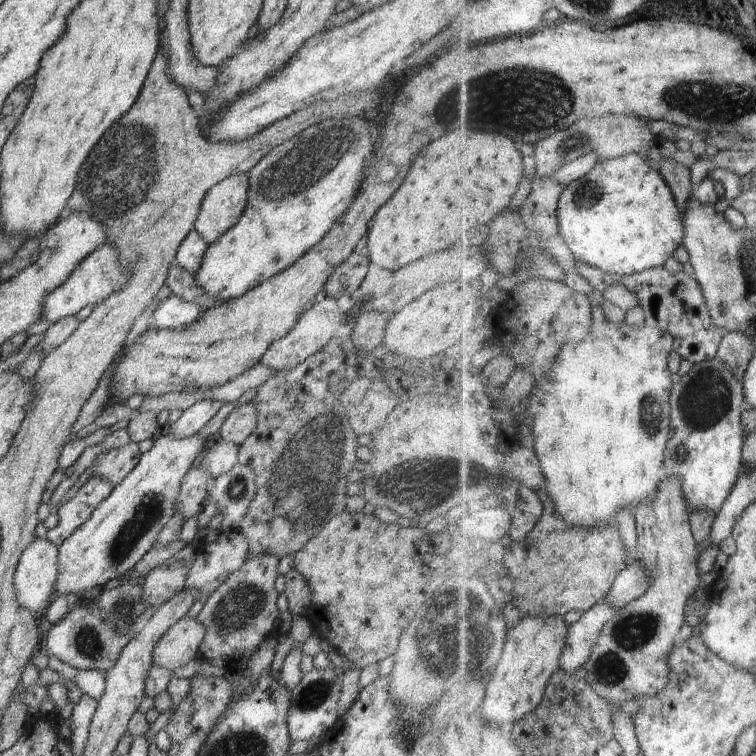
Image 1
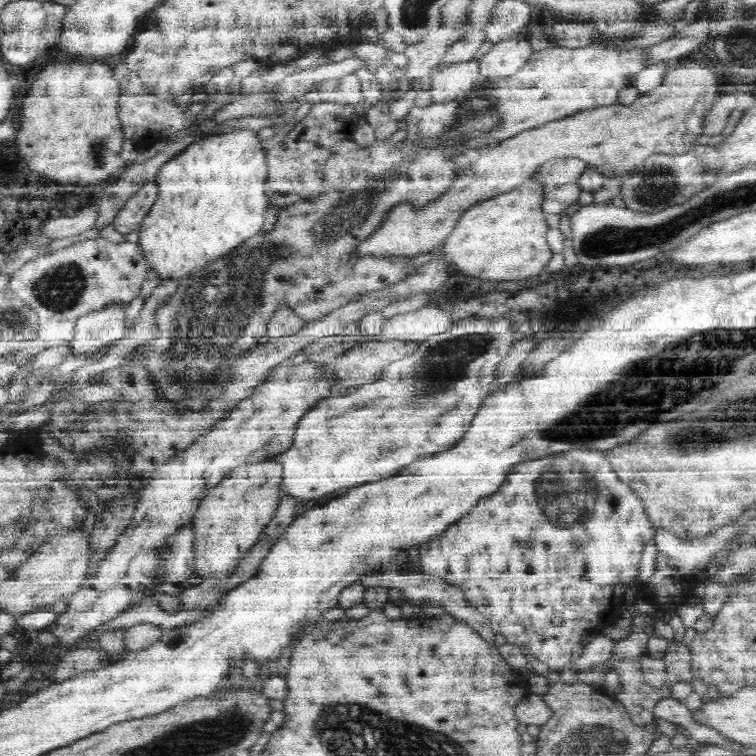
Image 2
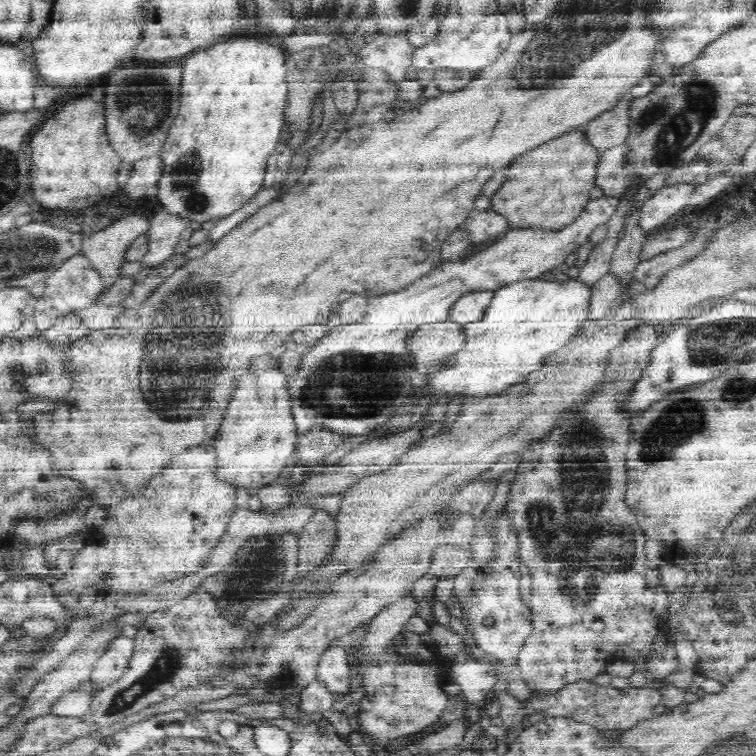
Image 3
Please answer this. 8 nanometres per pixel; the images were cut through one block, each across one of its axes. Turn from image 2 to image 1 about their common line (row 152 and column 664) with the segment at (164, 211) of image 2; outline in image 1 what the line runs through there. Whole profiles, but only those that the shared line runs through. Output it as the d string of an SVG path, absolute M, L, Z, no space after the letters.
M632 153L600 161L588 176L575 180L559 202L561 234L577 261L584 261L605 273L633 275L664 267L687 237L683 210L658 164Z

